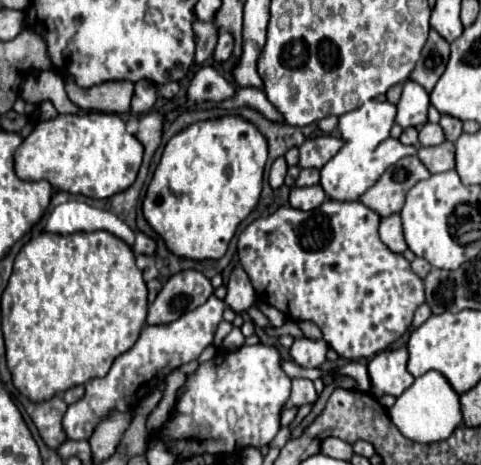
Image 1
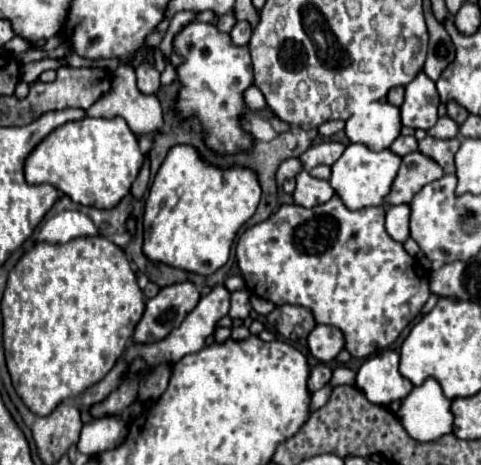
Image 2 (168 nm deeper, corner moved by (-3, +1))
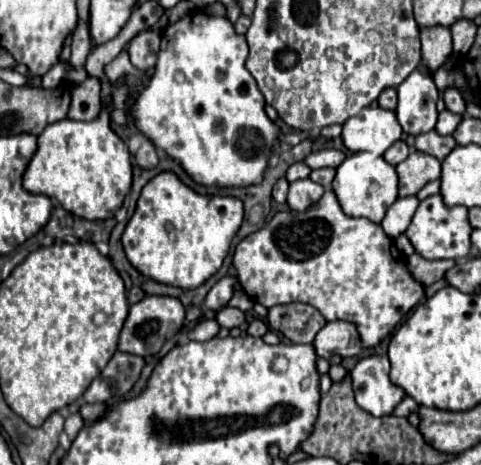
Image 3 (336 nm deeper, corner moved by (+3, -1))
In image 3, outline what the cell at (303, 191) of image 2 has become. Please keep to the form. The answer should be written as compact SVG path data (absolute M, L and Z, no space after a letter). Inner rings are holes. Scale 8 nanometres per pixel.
M300 179L290 183L290 191L288 191L288 207L292 211L304 211L308 209L312 203L316 203L324 193L324 187L314 183L312 179Z

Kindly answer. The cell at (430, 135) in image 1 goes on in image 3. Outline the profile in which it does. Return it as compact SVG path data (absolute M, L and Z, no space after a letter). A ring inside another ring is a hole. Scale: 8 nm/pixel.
M444 109L440 115L438 115L438 123L436 123L436 131L440 135L452 135L454 129L458 127L458 123L462 121L462 115L458 113L452 113L448 109Z

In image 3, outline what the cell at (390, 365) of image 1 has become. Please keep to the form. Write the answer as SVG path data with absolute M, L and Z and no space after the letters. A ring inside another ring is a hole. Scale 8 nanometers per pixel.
M380 355L364 357L352 369L356 403L374 417L390 415L394 407L406 397L404 389L396 387L388 379L388 371L390 371L390 361L388 357Z

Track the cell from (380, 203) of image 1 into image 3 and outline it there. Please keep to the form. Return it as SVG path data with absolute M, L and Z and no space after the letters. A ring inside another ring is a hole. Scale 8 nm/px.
M412 151L398 167L398 181L400 181L400 197L416 195L428 181L440 177L440 161L428 153Z

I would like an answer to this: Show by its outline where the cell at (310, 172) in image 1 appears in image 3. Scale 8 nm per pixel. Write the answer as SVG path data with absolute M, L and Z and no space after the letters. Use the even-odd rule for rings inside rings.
M324 167L324 169L314 169L310 173L310 179L316 181L316 183L320 183L324 189L328 189L332 185L332 181L334 181L334 175L336 175L336 169Z

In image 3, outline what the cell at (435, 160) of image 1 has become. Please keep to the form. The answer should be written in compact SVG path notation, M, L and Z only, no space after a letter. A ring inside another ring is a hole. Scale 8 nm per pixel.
M436 129L416 135L416 149L436 157L438 161L442 161L454 147L456 147L454 137L452 135L440 135L440 133L436 133Z

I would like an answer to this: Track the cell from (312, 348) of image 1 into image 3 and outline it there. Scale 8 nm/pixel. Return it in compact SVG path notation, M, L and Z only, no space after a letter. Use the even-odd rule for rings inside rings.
M332 321L326 323L324 329L314 339L314 349L318 357L330 359L332 355L354 357L362 351L360 335L354 323L348 321Z

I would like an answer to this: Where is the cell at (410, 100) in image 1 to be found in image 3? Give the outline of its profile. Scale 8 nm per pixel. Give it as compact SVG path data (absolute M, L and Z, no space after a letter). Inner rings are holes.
M412 71L398 87L396 117L402 129L410 135L420 135L436 125L438 89L430 75Z

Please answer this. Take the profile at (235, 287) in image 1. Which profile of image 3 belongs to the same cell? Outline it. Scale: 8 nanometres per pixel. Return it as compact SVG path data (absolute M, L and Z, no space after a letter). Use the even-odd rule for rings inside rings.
M224 307L216 313L216 321L220 327L226 327L226 329L234 329L234 327L240 327L244 323L244 313L240 309L232 309L232 307Z

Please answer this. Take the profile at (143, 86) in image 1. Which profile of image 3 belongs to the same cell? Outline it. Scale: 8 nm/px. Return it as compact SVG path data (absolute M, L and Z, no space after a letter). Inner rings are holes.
M144 29L138 35L134 35L128 43L128 53L130 53L132 65L140 67L140 69L154 67L158 47L160 47L160 35L156 31Z

